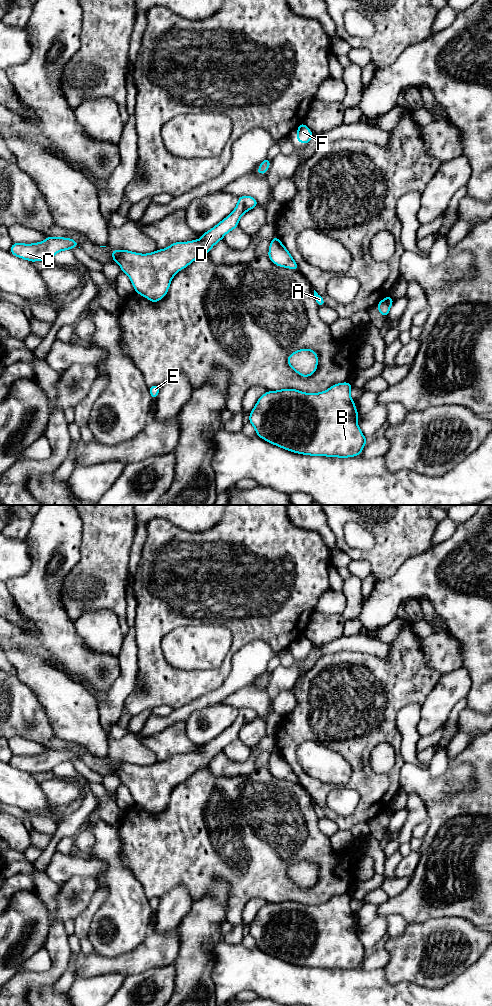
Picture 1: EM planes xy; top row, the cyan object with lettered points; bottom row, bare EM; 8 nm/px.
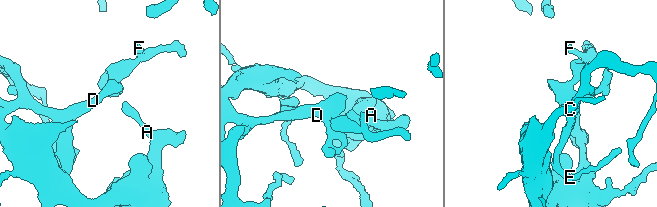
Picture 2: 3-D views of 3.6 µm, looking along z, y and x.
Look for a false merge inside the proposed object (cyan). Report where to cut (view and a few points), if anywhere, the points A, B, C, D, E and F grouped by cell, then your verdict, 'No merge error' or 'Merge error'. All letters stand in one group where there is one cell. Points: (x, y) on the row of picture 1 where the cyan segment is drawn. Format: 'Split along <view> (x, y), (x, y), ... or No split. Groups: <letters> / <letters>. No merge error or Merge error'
No split. Groups: A B C D E F. No merge error

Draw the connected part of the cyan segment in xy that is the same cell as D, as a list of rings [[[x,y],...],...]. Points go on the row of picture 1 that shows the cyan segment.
[[[240,196],[234,211],[203,233],[200,240],[172,243],[168,248],[148,254],[114,249],[112,262],[117,262],[129,276],[135,292],[156,303],[167,294],[176,273],[209,253],[228,232],[238,227],[242,215],[257,205],[254,197]]]

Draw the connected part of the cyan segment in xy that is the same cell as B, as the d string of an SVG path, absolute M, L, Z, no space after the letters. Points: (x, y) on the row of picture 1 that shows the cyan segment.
M349 382L332 385L328 390L319 393L304 393L296 389L267 391L251 410L249 422L256 434L268 443L298 454L347 458L358 456L367 443L357 424L358 412L350 396L352 385Z

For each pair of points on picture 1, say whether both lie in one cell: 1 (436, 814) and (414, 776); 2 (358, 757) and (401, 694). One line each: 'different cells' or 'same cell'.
1: different cells
2: same cell

